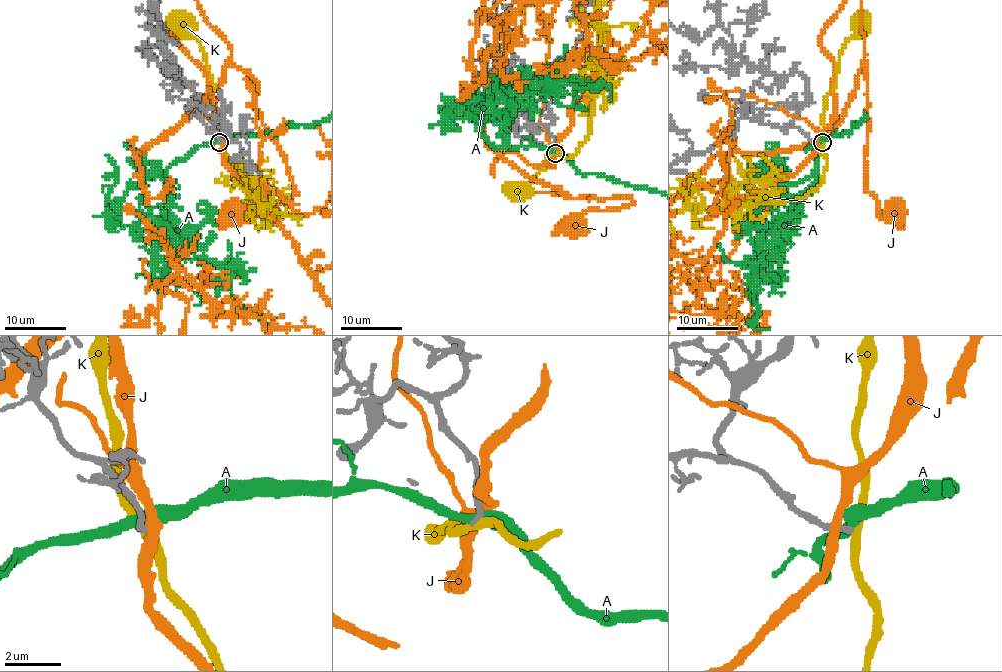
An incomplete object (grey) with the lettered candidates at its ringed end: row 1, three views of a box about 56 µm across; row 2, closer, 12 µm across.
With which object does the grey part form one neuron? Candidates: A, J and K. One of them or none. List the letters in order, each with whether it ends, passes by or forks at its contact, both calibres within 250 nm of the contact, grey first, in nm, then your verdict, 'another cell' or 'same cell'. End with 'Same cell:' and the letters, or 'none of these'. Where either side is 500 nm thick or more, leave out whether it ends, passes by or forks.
A: it passes by; calibres 240 and 420 nm; another cell
J: it passes by; calibres 280 and 320 nm; another cell
K: it passes by; calibres 240 and 300 nm; another cell
Same cell: none of these

